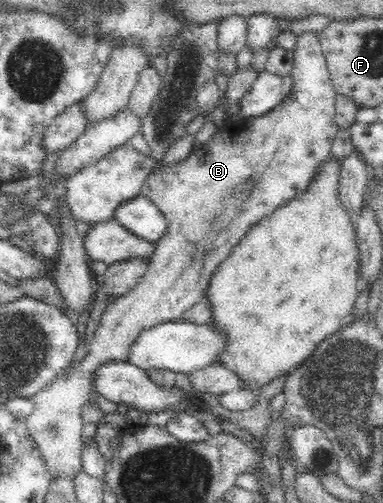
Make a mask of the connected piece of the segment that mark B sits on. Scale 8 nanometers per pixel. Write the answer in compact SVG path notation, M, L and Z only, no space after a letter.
M316 33L299 34L297 36L297 43L294 51L294 66L291 70L291 75L294 76L295 88L290 95L287 96L286 100L278 107L274 108L267 114L256 116L256 117L242 117L238 122L234 120L230 122L227 120L224 126L220 127L210 137L208 142L203 145L194 144L192 150L188 154L187 158L180 160L172 165L160 165L152 171L144 181L144 186L141 188L141 195L150 199L159 209L163 212L164 218L167 220L167 234L164 235L158 242L158 248L156 248L156 254L149 260L149 265L144 276L140 278L138 284L132 287L125 295L112 299L106 308L104 309L100 324L98 324L96 330L94 330L94 338L90 340L86 350L86 356L78 362L78 366L74 368L66 368L62 371L52 382L49 382L40 392L37 392L33 397L34 410L30 416L27 416L26 423L27 429L29 430L30 436L34 439L36 447L41 454L41 459L44 460L45 468L49 472L49 476L52 480L71 480L73 481L79 474L80 471L84 470L82 465L82 452L84 437L82 436L82 428L84 428L84 421L82 418L82 406L89 403L89 398L92 393L95 392L95 372L100 367L105 366L108 363L114 362L126 362L128 361L129 348L132 346L133 341L137 339L137 336L146 329L156 326L163 322L175 321L181 318L182 314L192 308L196 304L197 300L201 300L205 296L205 289L208 288L208 280L212 276L212 272L217 266L230 256L231 251L237 246L243 236L254 226L260 219L265 216L272 214L276 208L283 204L290 203L292 199L297 196L304 194L307 191L308 186L314 180L316 172L322 167L323 162L330 159L331 148L333 140L336 138L336 133L339 131L339 127L335 122L335 90L332 86L329 78L328 69L326 69L326 63L324 60L324 54L321 50L320 42L317 40Z

